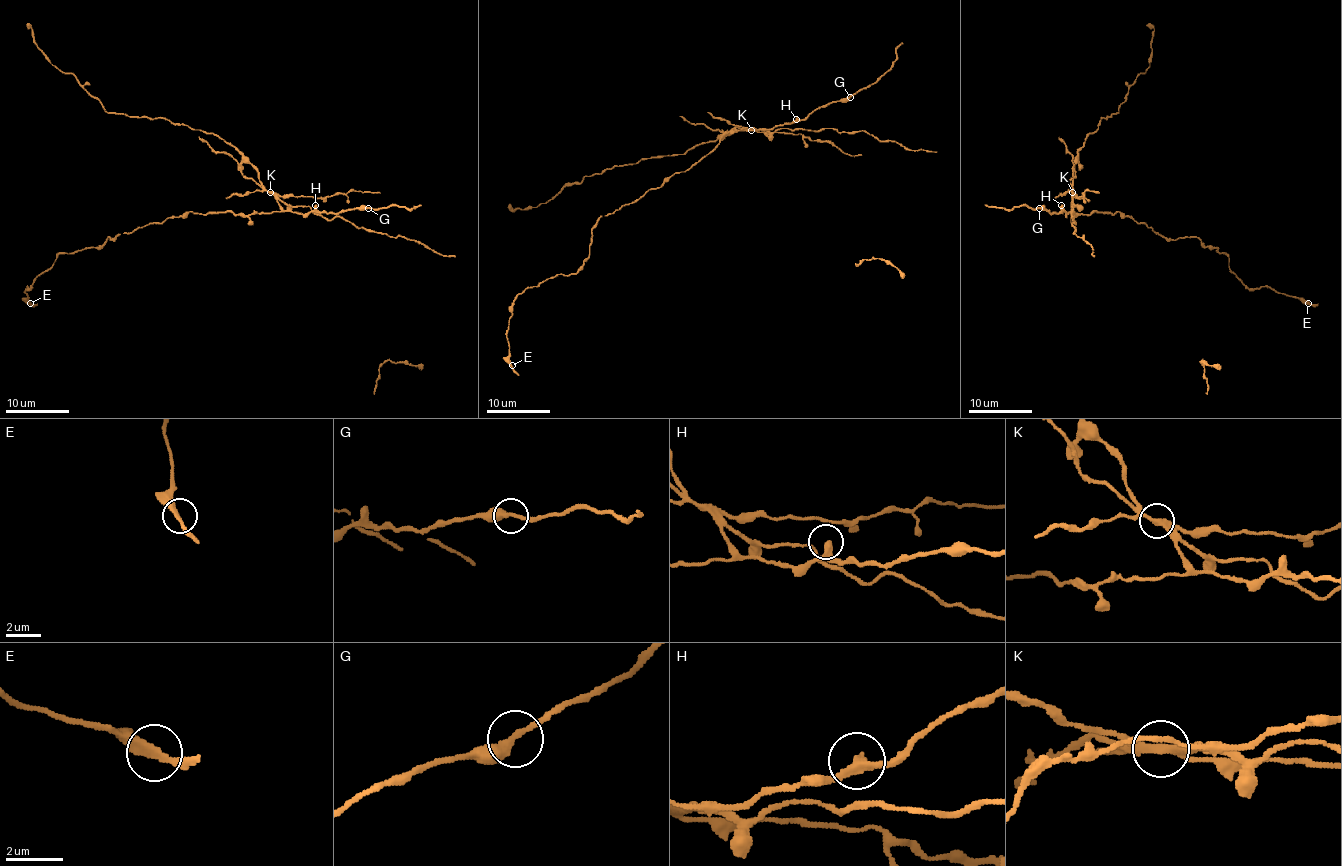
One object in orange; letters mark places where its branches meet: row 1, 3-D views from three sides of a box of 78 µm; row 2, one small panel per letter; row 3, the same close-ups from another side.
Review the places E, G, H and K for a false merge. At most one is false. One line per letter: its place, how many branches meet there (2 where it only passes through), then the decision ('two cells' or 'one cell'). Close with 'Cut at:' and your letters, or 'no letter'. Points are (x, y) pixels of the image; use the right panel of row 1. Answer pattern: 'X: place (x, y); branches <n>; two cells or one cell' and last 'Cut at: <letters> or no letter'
E: place (1308, 303); branches 2; one cell
G: place (1039, 208); branches 2; one cell
H: place (1061, 205); branches 2; one cell
K: place (1072, 192); branches 2; two cells
Cut at: K

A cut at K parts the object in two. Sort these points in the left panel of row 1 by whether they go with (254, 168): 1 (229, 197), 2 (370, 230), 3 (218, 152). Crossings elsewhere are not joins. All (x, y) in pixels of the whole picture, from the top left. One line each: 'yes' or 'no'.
1: no
2: no
3: no

